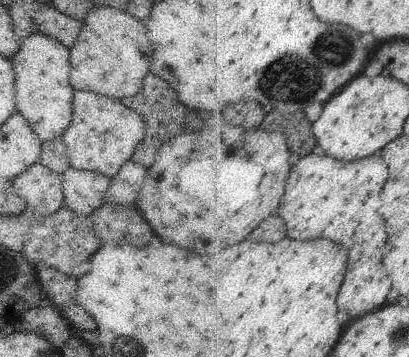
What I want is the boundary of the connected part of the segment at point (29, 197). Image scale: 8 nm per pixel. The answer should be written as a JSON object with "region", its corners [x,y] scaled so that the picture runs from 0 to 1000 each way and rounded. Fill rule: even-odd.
{"region":[[[98,451],[39,493],[29,538],[59,555],[64,588],[78,602],[112,611],[152,577],[149,490],[127,482]]]}

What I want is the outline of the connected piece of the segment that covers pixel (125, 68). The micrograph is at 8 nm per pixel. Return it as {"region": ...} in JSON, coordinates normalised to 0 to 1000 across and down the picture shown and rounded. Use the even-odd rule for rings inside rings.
{"region":[[[237,17],[210,42],[200,84],[176,134],[169,134],[169,224],[183,255],[225,255],[289,280],[333,269],[372,179],[374,134],[357,95],[355,62],[328,56],[311,34],[284,22]]]}

